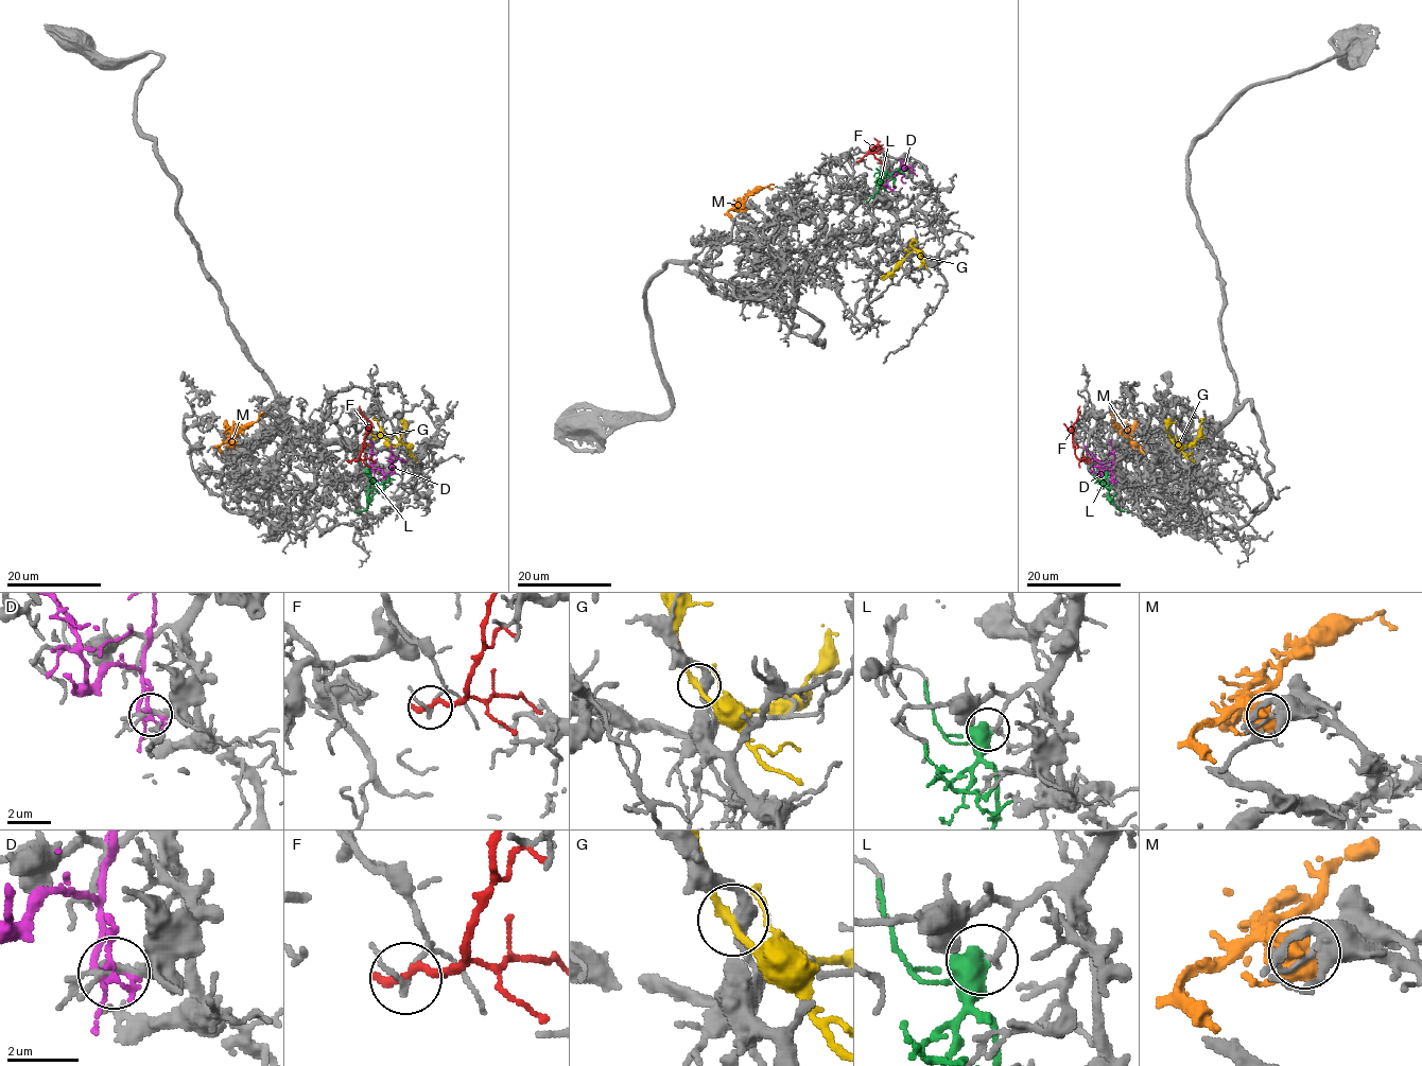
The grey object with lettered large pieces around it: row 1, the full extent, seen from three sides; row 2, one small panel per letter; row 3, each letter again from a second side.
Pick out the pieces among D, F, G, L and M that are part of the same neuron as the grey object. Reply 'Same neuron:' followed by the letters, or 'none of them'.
Same neuron: M

